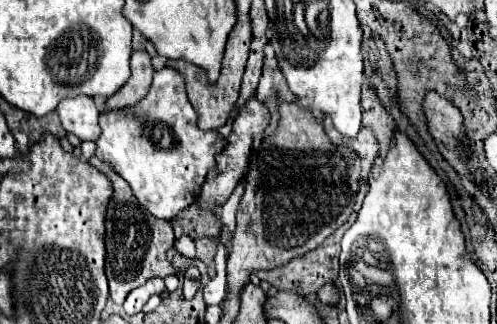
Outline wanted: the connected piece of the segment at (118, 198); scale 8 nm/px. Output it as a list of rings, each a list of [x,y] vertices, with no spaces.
[[[93,156],[89,160],[89,164],[93,164],[97,170],[101,170],[103,174],[109,176],[109,180],[113,182],[115,194],[107,212],[107,238],[105,238],[105,246],[107,246],[107,258],[105,258],[105,272],[107,272],[107,280],[109,280],[109,296],[115,304],[123,304],[125,296],[137,288],[143,286],[149,278],[165,278],[169,274],[177,274],[177,270],[169,264],[167,260],[167,250],[173,246],[175,238],[173,238],[173,228],[169,220],[159,220],[153,214],[147,214],[147,210],[143,210],[143,206],[139,206],[137,198],[131,192],[131,186],[103,160],[99,160],[97,156]]]

